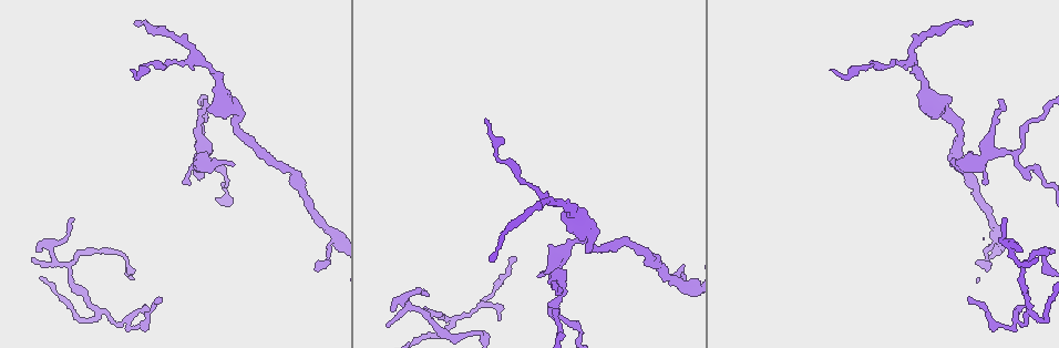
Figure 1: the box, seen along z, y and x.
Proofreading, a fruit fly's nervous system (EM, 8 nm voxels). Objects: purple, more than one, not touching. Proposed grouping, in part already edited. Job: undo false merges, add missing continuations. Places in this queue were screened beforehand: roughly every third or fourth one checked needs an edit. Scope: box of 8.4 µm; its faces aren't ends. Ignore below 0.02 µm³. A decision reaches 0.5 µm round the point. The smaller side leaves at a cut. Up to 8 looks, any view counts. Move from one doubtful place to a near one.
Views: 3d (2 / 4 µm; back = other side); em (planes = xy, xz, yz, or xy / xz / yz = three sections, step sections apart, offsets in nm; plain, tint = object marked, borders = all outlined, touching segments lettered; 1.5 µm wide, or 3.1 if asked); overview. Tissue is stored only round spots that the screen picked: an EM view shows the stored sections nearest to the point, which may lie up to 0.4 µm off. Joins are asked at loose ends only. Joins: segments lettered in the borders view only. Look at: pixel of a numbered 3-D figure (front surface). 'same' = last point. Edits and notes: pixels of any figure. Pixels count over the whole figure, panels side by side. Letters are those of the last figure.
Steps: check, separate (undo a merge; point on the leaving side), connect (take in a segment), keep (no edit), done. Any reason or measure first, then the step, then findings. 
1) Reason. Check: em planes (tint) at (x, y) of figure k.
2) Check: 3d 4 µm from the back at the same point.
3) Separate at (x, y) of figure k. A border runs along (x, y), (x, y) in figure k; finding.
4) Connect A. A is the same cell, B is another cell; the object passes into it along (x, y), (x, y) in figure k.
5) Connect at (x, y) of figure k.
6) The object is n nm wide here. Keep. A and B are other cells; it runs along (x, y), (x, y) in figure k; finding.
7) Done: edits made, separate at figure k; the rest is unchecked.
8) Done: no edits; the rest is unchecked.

Tapers out. Check: 3d 2 µm at (138, 21) of figure 1.

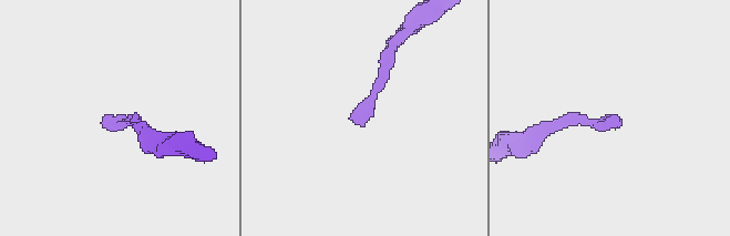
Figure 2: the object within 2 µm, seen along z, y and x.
Check: em xy step 8 (borders) at (107, 114) of figure 2.

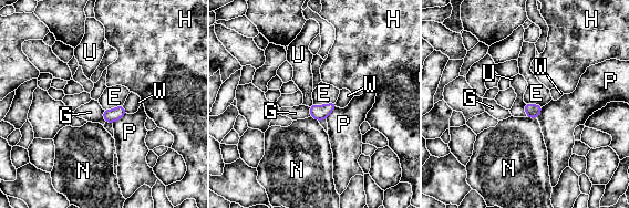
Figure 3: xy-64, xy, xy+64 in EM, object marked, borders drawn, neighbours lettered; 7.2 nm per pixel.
Cut it another way. Check: em planes (borders) at the same point.

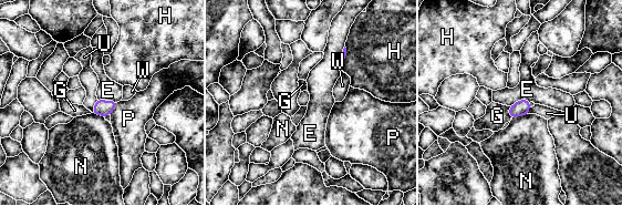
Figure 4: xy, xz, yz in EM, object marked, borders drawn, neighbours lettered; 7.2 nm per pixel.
Keep. E, G, H, N, P, U and W are other cells; a border runs along (97, 99), (116, 102) in figure 4; none of them fits.

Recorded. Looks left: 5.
Check: em xz step 8 (tint) at (1021, 166) of figure 1.

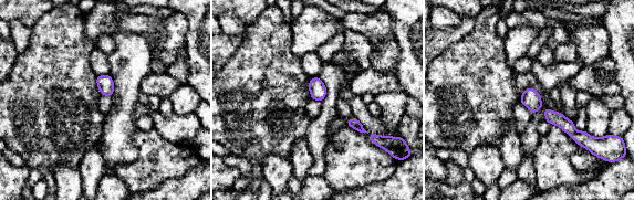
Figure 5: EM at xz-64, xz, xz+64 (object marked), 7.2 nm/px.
Check: em planes (tint) at the same point.

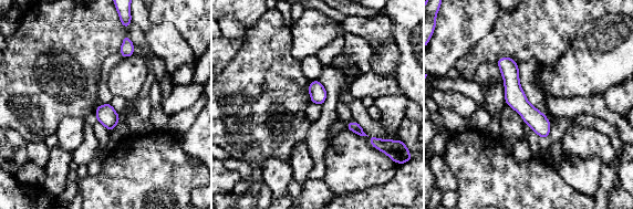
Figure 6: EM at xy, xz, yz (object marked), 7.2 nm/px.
See the neighbours. Check: em planes (borders) at the same point.

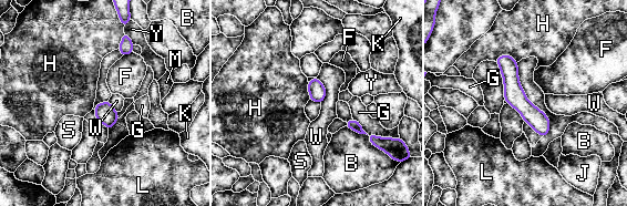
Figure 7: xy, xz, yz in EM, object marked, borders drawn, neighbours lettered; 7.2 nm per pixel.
The longest contact is with B, 280 nm. Keep. B, F, G, H, J, K, L, M, S, W and Y are other cells; continuous, no second cell.

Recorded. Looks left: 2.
Check: 3d 4 µm at (1004, 219) of figure 1.

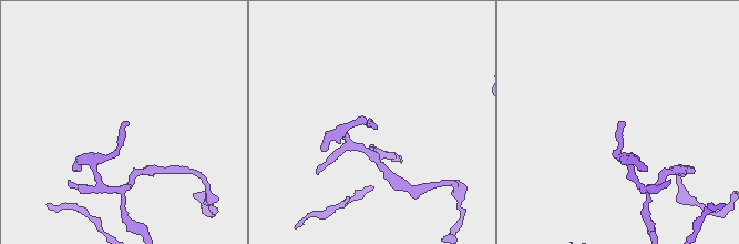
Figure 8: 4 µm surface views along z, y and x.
Check: em planes (borders) at (621, 123) of figure 8.

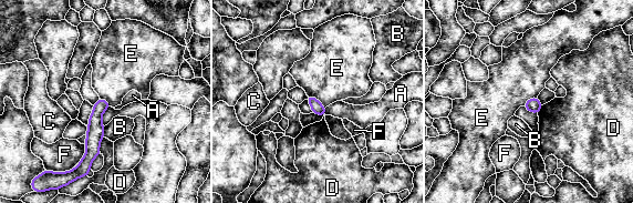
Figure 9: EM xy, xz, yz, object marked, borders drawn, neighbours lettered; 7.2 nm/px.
Keep. A, B, C, D, E and F are other cells; no lettered segment goes on from it.

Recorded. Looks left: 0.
Done: no edits; the rest is unchecked.

